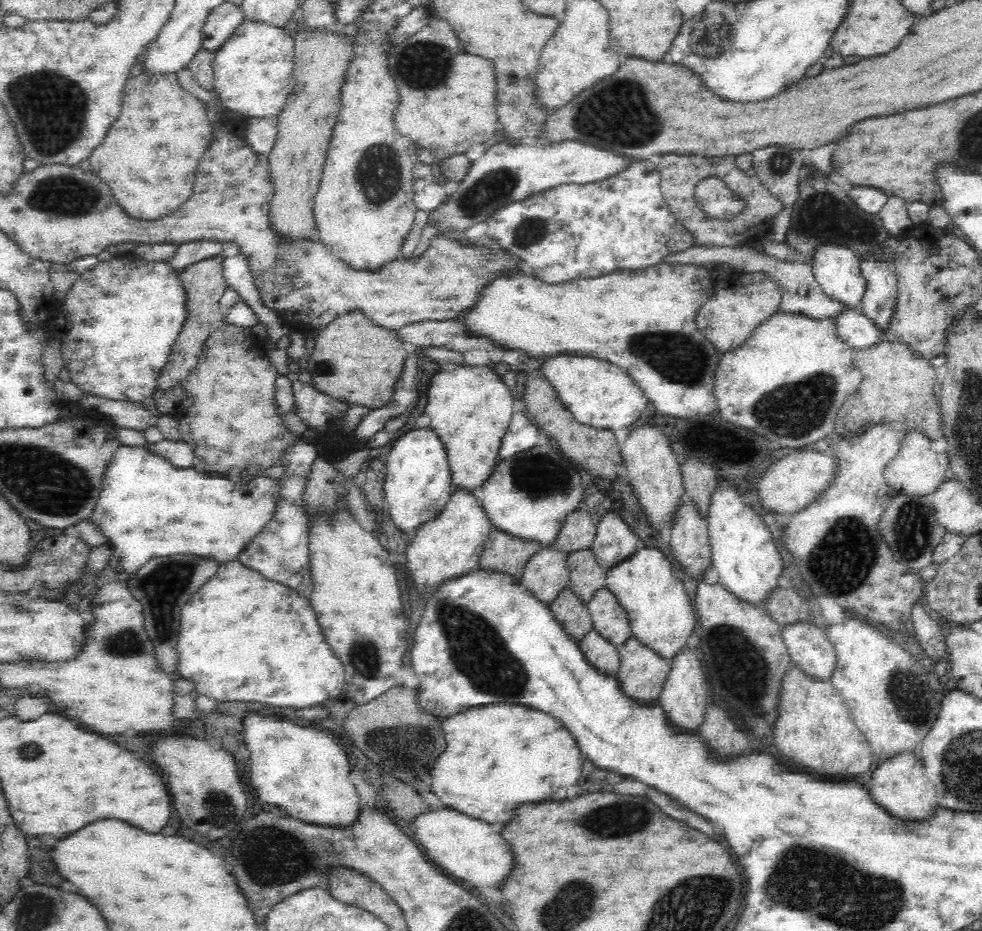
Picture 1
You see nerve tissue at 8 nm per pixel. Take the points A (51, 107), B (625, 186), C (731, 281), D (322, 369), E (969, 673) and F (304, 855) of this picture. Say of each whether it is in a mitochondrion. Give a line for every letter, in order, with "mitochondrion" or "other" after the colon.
A: mitochondrion
B: other
C: other
D: mitochondrion
E: other
F: mitochondrion

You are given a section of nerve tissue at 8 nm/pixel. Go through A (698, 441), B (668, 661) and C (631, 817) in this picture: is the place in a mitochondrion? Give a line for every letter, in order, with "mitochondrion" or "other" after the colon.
A: other
B: other
C: mitochondrion

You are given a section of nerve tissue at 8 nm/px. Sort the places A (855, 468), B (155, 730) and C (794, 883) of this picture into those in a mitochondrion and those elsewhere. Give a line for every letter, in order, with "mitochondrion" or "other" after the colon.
A: other
B: other
C: mitochondrion

